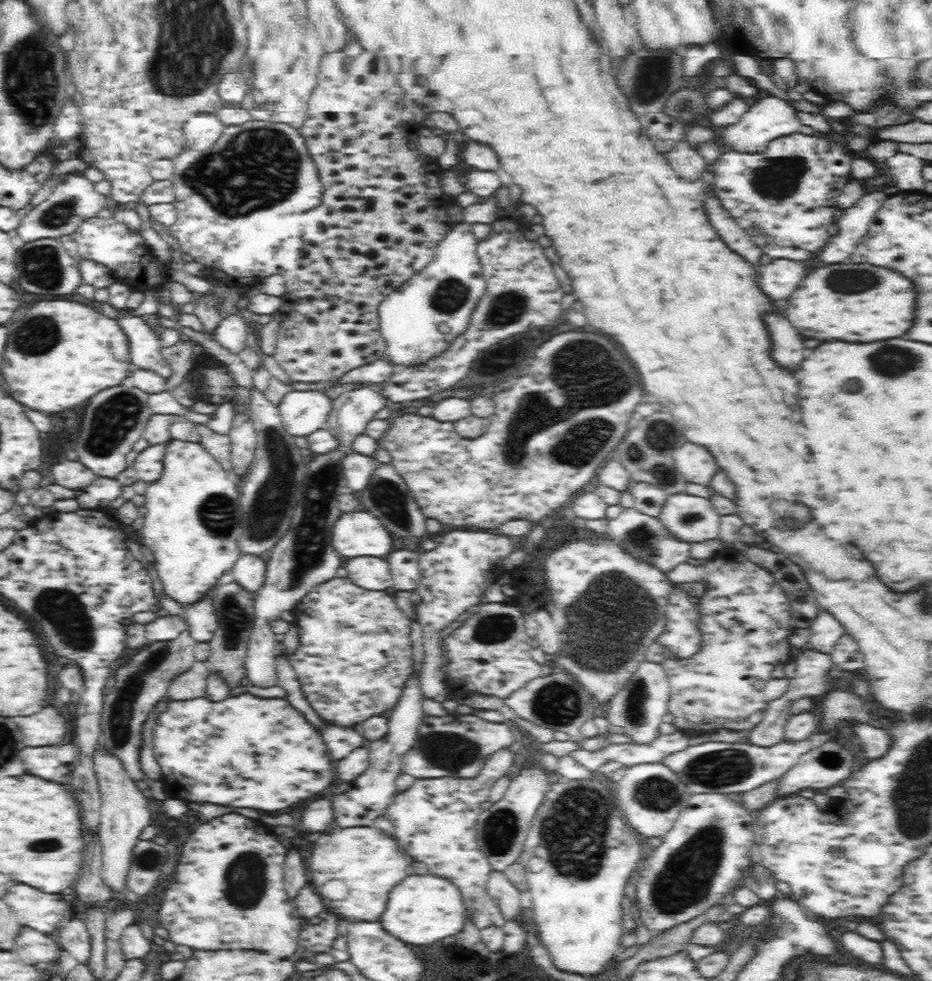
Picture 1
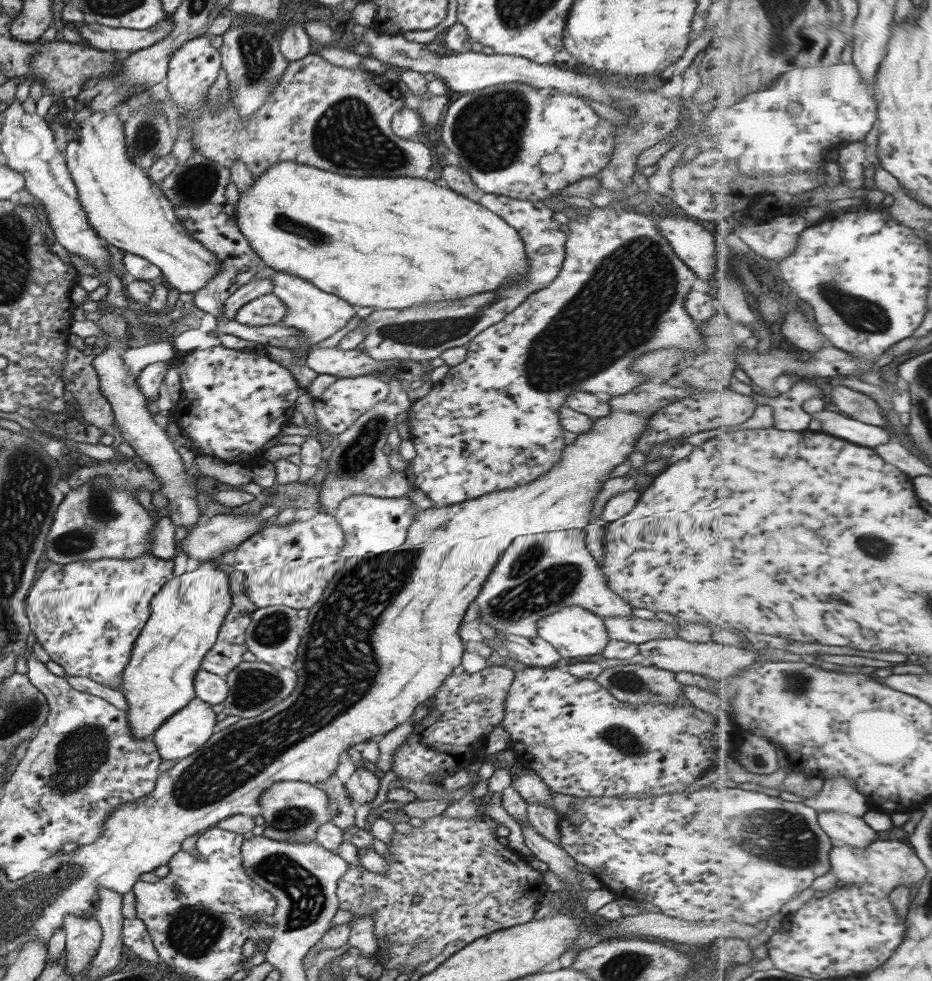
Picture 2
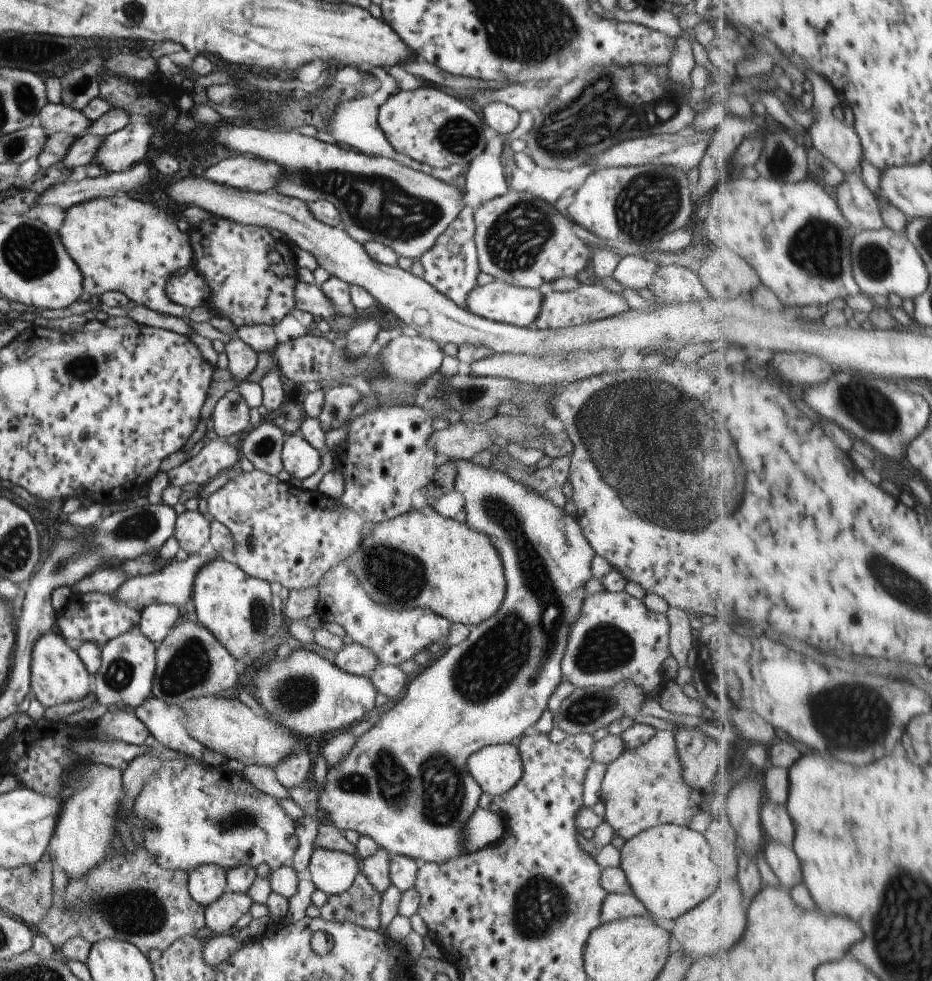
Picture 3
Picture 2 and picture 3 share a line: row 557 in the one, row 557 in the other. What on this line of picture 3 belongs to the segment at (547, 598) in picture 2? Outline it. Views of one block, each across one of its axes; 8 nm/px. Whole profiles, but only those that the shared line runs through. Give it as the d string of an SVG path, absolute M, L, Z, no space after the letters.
M463 459L456 460L456 476L453 482L453 490L461 494L463 498L463 510L465 511L465 524L469 525L471 530L477 530L481 534L485 534L489 538L489 542L493 544L493 548L499 554L499 560L503 567L503 576L505 577L505 594L501 604L497 608L497 612L477 624L470 625L469 633L459 643L445 646L445 652L438 658L435 658L428 666L417 672L409 682L405 684L403 694L394 702L390 702L382 708L383 712L377 718L377 721L372 724L371 728L356 738L351 750L347 756L335 764L333 768L327 768L325 782L321 789L315 788L317 791L318 815L331 826L335 826L339 830L355 830L360 836L371 838L377 846L385 850L389 855L401 855L413 858L417 862L435 862L443 864L455 856L463 855L463 826L469 820L469 816L473 814L473 810L477 808L477 800L481 796L481 788L479 784L469 776L465 760L467 756L477 752L480 748L487 745L496 745L503 743L516 742L521 734L531 730L539 720L541 712L547 708L547 700L553 694L553 690L557 688L561 678L560 660L565 652L565 642L567 642L567 632L569 626L573 624L573 620L577 620L579 612L581 612L581 602L585 598L583 590L585 584L592 578L590 571L591 558L595 556L592 546L585 540L583 532L574 514L565 514L562 507L555 506L553 502L549 502L547 498L543 498L539 492L535 492L533 487L527 487L523 480L514 481L507 474L490 470L471 461Z

